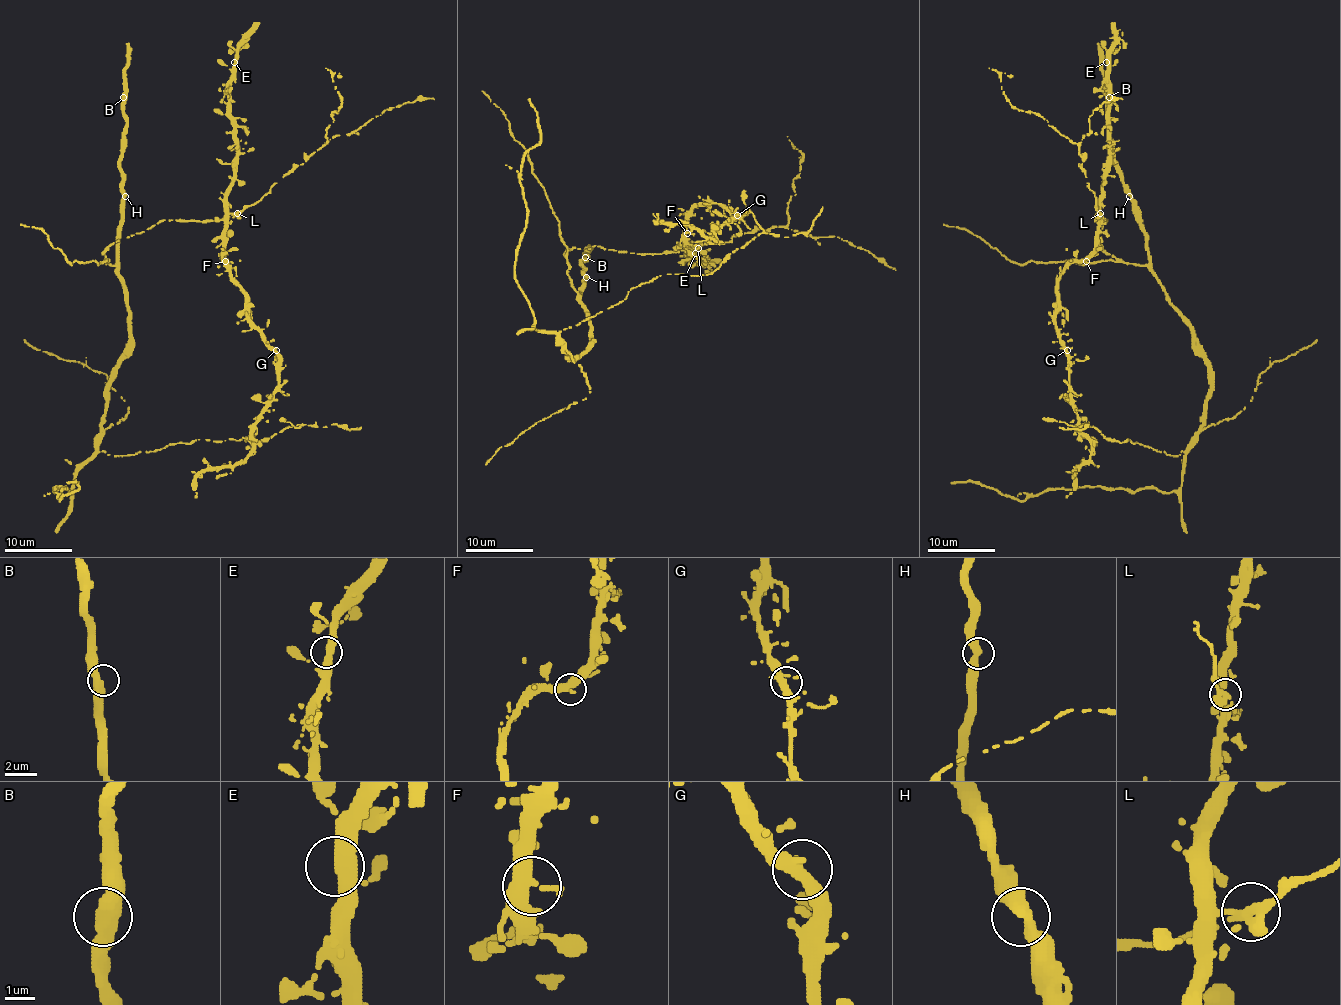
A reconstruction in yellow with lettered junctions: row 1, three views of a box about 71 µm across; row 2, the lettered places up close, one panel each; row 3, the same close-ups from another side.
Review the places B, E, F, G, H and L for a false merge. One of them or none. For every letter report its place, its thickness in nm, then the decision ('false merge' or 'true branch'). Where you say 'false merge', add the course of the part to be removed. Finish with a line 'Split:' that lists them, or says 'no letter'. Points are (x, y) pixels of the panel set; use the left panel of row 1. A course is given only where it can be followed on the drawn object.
B: place (123, 97); calibre 440 nm; true branch
E: place (234, 62); calibre 440 nm; true branch
F: place (225, 261); calibre 380 nm; true branch
G: place (276, 350); calibre 400 nm; true branch
H: place (125, 196); calibre 400 nm; true branch
L: place (237, 213); calibre 400 nm; true branch
Split: no letter

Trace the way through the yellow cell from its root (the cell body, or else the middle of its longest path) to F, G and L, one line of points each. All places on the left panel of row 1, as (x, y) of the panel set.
F: (113, 265), (106, 263), (103, 254), (113, 243), (141, 233), (165, 219), (222, 219), (225, 223), (225, 261)
G: (113, 265), (103, 254), (113, 243), (157, 223), (222, 219), (224, 263), (244, 293), (247, 320), (276, 350)
L: (113, 265), (106, 263), (103, 254), (113, 243), (141, 233), (165, 219), (215, 221), (237, 213)

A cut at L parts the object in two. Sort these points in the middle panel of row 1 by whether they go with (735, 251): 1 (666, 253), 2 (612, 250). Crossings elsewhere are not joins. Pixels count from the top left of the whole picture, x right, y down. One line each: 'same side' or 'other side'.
1: other side
2: other side

